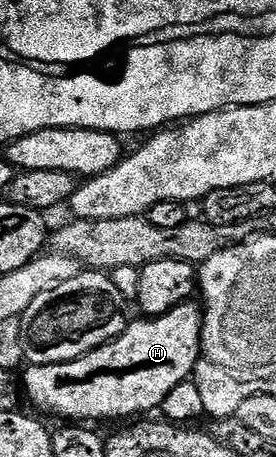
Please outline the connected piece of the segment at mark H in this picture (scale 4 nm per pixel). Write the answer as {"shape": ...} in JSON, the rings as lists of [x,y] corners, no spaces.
{"shape":[[[190,300],[158,318],[142,317],[141,322],[134,321],[113,342],[75,360],[50,366],[30,365],[29,371],[24,371],[24,397],[28,401],[30,398],[39,409],[65,418],[61,420],[76,420],[81,424],[100,418],[133,420],[148,415],[145,413],[160,408],[167,392],[186,381],[197,367],[202,357],[202,313],[202,307]]]}

